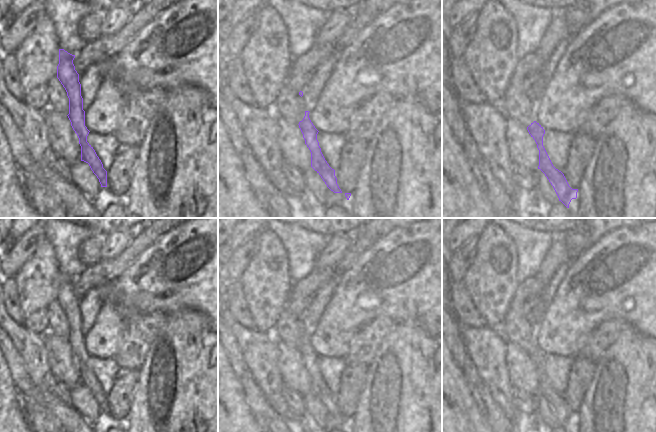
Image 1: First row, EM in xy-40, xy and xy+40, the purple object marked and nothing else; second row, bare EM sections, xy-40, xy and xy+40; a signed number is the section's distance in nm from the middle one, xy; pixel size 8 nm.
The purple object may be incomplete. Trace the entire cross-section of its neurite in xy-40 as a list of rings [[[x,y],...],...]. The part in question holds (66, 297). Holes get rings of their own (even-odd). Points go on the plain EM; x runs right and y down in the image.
[[[59,273],[57,302],[65,312],[69,322],[69,338],[67,340],[79,362],[81,385],[89,388],[91,394],[99,403],[101,411],[107,411],[107,395],[103,392],[103,388],[93,371],[87,366],[87,360],[90,355],[85,350],[81,308],[79,306],[79,298],[73,288],[74,282],[75,279],[68,277],[64,273]]]

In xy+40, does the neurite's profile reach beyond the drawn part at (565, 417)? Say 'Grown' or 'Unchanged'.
Unchanged.

